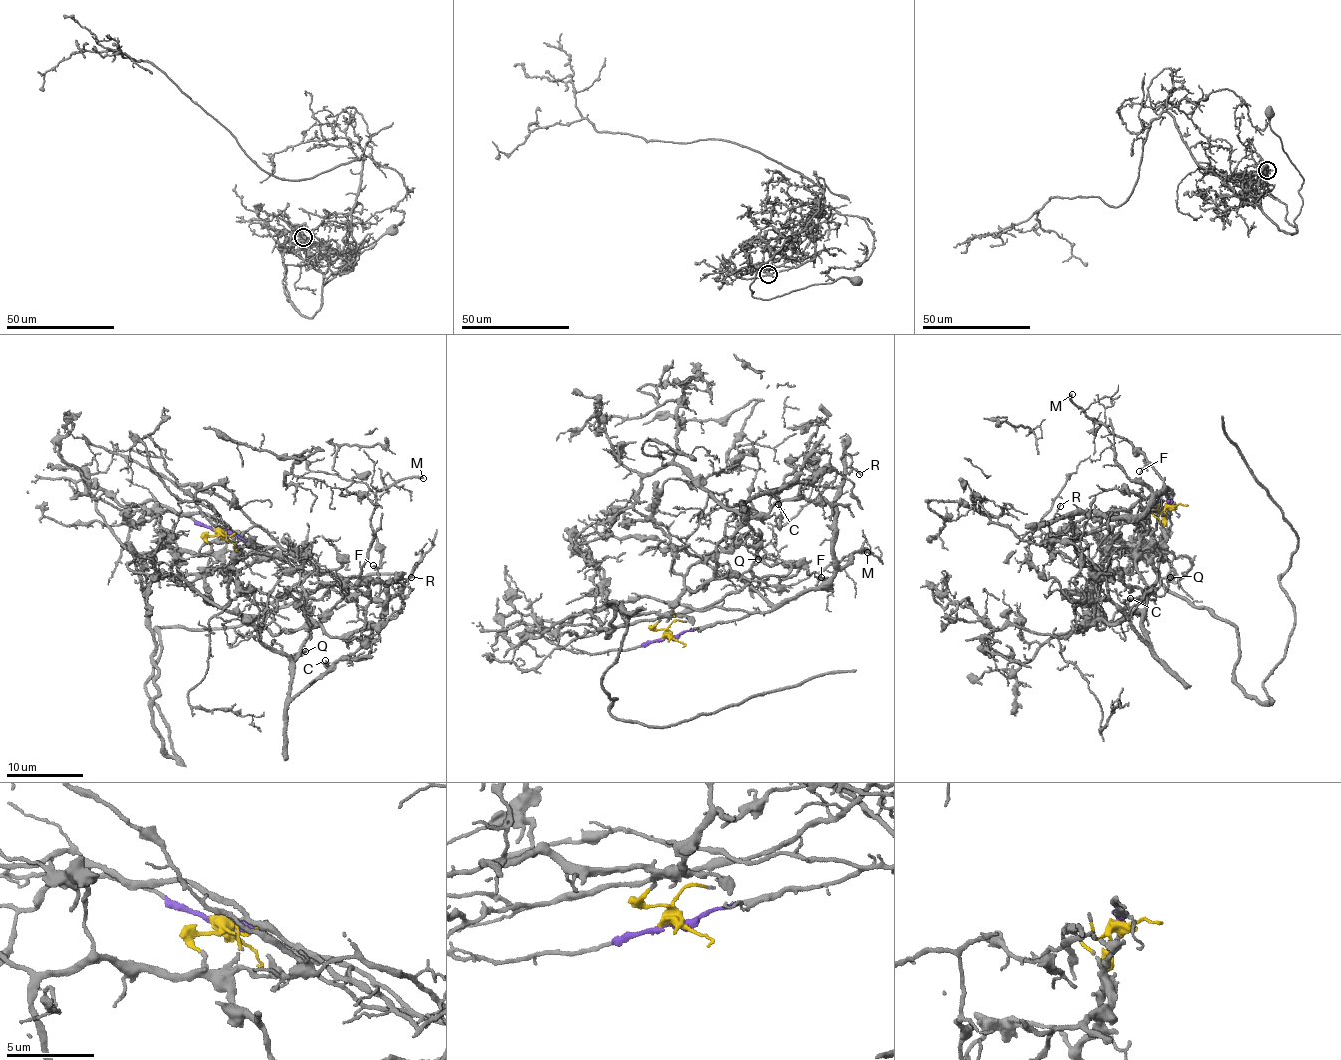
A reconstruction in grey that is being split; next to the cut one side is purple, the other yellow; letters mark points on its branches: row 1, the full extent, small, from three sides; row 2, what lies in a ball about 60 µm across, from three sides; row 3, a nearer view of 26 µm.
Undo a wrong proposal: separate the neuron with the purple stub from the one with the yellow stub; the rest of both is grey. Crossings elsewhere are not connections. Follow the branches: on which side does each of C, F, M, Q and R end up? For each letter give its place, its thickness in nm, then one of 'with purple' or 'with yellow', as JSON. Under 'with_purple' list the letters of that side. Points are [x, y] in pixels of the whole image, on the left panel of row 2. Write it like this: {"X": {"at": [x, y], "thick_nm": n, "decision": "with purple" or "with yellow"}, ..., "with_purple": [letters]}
{"C": {"at": [325, 660], "thick_nm": 110, "decision": "with yellow"}, "F": {"at": [373, 565], "thick_nm": 120, "decision": "with purple"}, "M": {"at": [423, 478], "thick_nm": 200, "decision": "with purple"}, "Q": {"at": [305, 651], "thick_nm": 130, "decision": "with yellow"}, "R": {"at": [411, 577], "thick_nm": 80, "decision": "with purple"}, "with_purple": ["F", "M", "R"]}

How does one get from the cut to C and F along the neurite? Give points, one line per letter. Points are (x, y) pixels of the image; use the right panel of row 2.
C: (1169, 505), (1156, 515), (1165, 560), (1130, 609), (1147, 642), (1131, 622), (1141, 600), (1129, 597)
F: (1169, 505), (1168, 492), (1171, 496), (1172, 488), (1164, 488), (1165, 492), (1160, 475), (1149, 465), (1139, 472)

